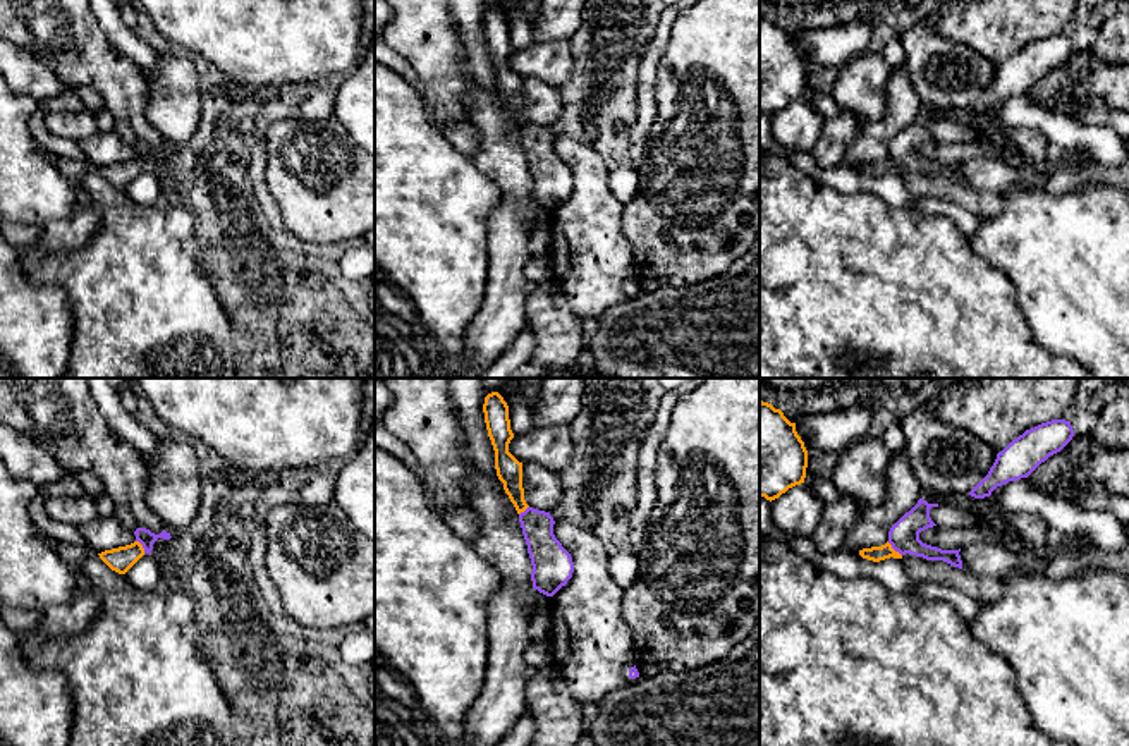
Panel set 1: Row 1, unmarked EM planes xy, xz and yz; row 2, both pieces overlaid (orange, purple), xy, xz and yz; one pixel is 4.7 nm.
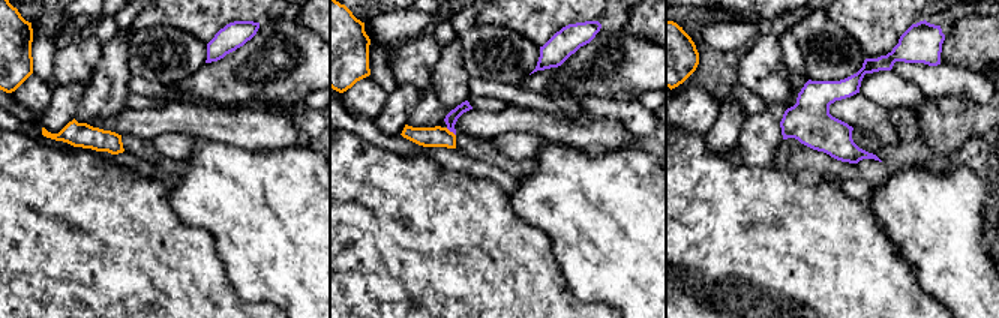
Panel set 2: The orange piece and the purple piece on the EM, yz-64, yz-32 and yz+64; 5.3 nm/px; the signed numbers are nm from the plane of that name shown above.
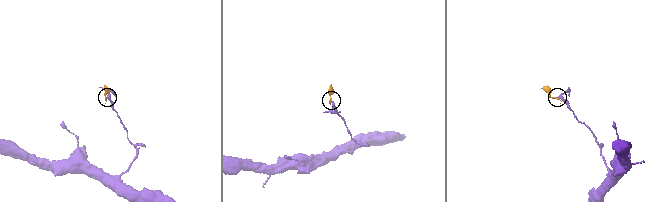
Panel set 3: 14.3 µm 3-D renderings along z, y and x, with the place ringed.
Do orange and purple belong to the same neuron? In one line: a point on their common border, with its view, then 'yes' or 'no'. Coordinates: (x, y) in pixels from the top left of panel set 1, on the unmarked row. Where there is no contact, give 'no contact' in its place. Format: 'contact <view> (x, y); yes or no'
contact yz (892, 164); no

